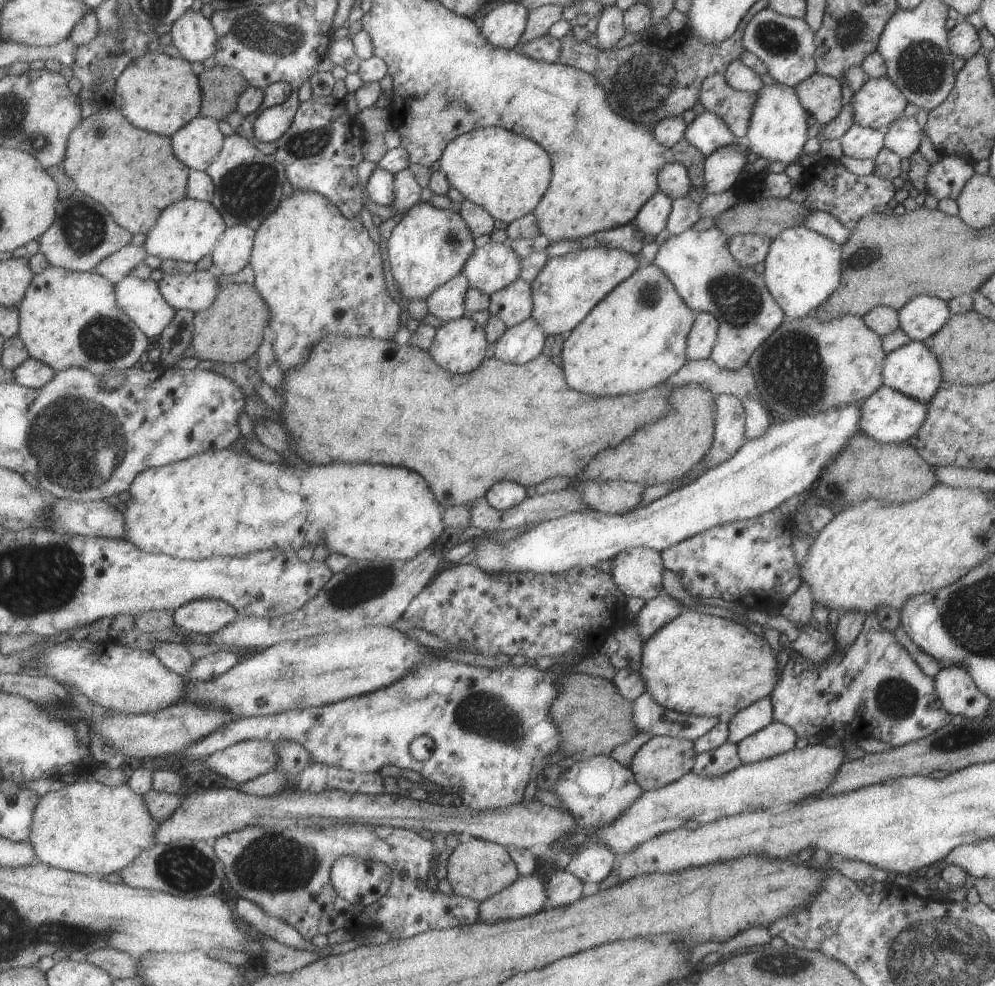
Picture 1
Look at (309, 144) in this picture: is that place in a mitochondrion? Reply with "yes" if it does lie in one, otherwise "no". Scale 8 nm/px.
yes

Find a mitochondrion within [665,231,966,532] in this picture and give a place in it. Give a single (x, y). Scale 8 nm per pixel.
(804, 390)

